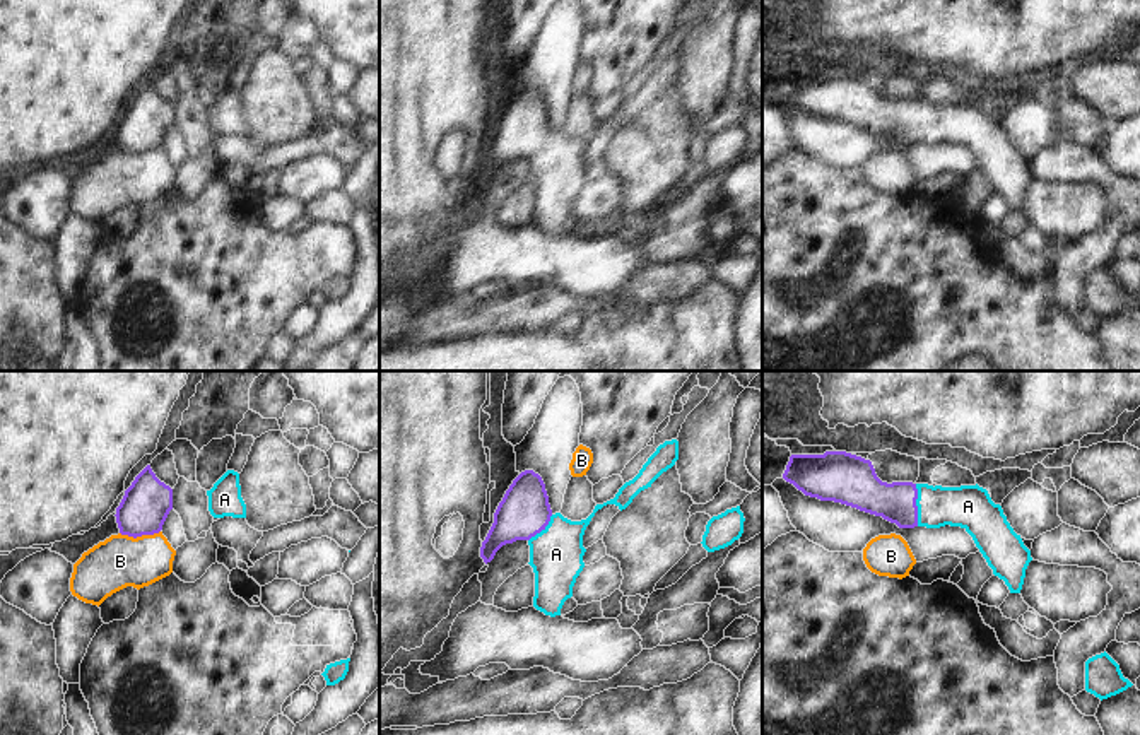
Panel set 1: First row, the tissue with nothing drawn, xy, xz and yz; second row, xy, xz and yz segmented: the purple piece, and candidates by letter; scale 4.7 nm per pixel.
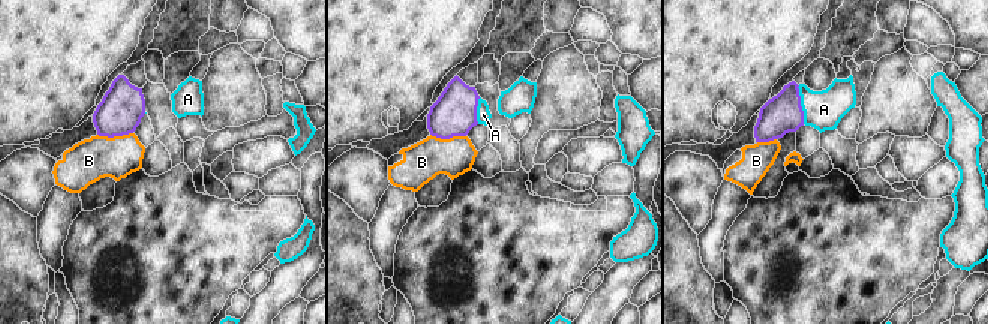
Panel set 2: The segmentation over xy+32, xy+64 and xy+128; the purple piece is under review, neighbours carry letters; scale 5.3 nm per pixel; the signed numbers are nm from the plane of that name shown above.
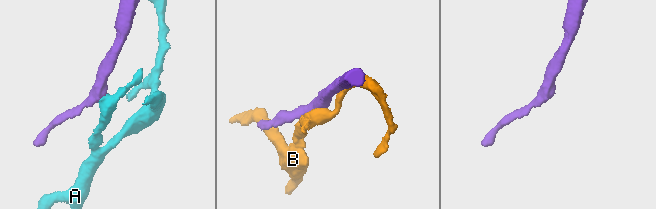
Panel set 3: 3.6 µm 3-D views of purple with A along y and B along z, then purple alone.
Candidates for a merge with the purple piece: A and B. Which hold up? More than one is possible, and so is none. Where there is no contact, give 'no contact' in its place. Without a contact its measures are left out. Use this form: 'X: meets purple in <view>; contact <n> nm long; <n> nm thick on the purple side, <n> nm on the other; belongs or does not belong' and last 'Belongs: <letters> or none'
A: meets purple in yz; contact 200 nm long; 190 nm thick on the purple side, 200 nm on the other; belongs
B: meets purple in xy; contact 190 nm long; 220 nm thick on the purple side, 240 nm on the other; does not belong
Belongs: A

